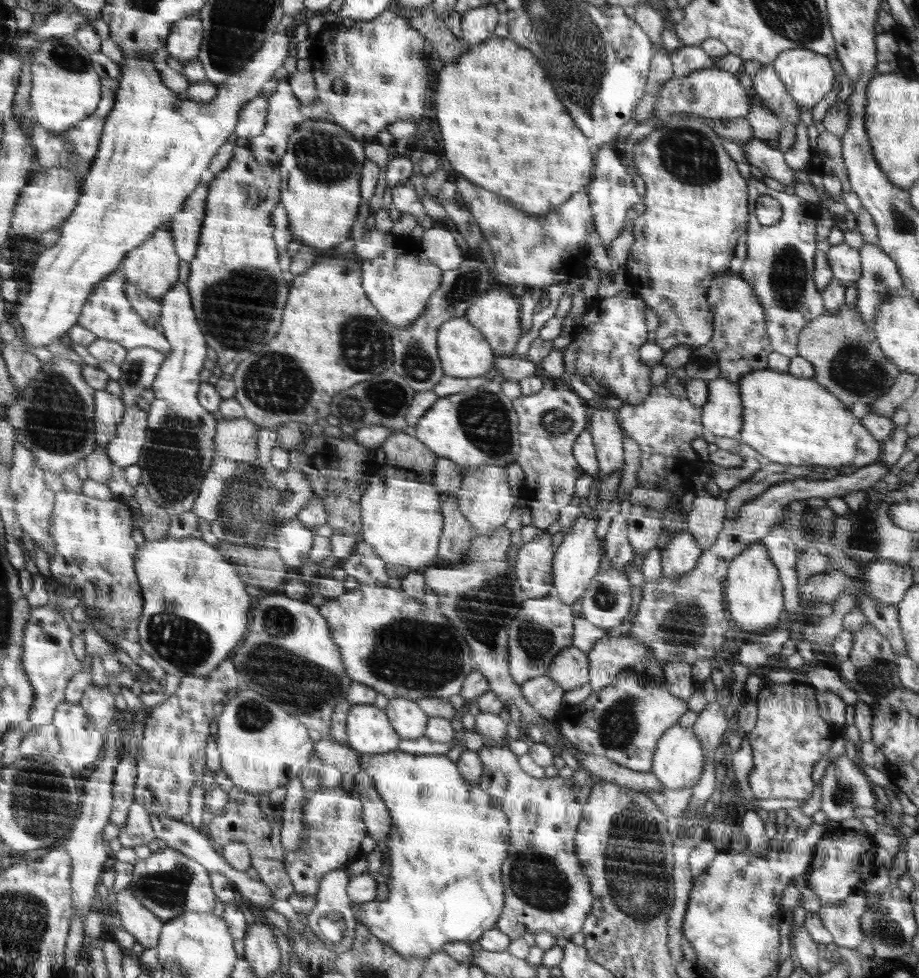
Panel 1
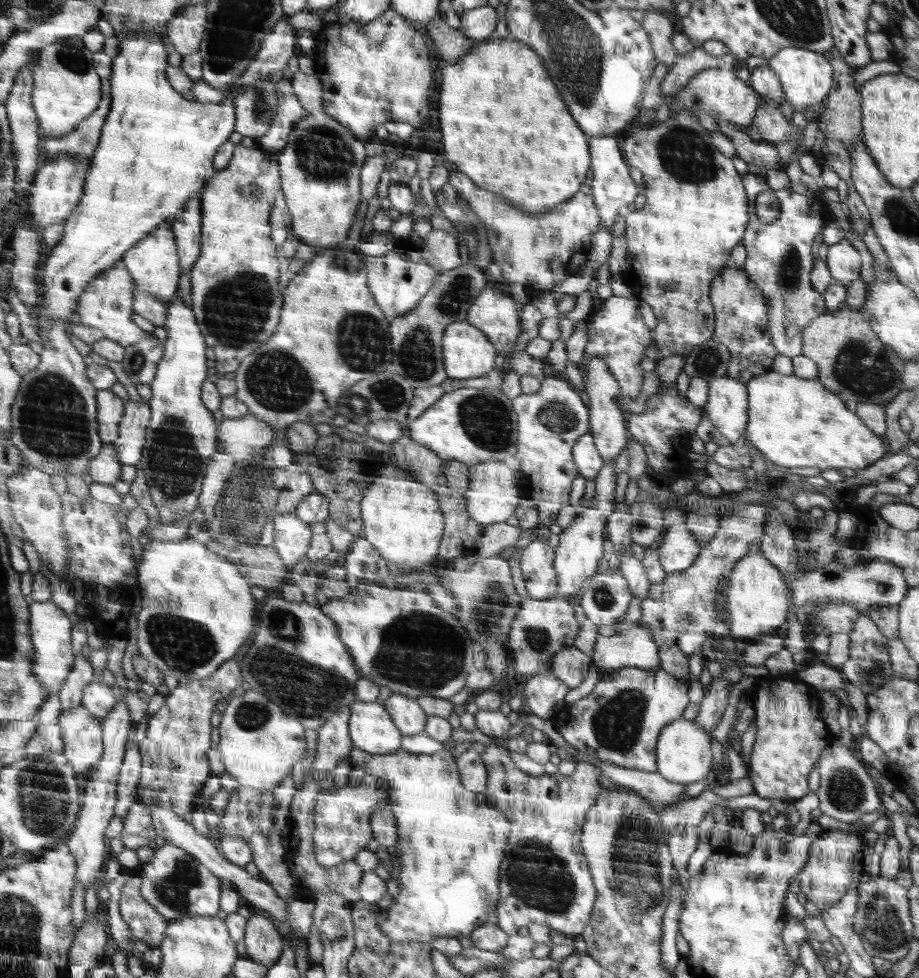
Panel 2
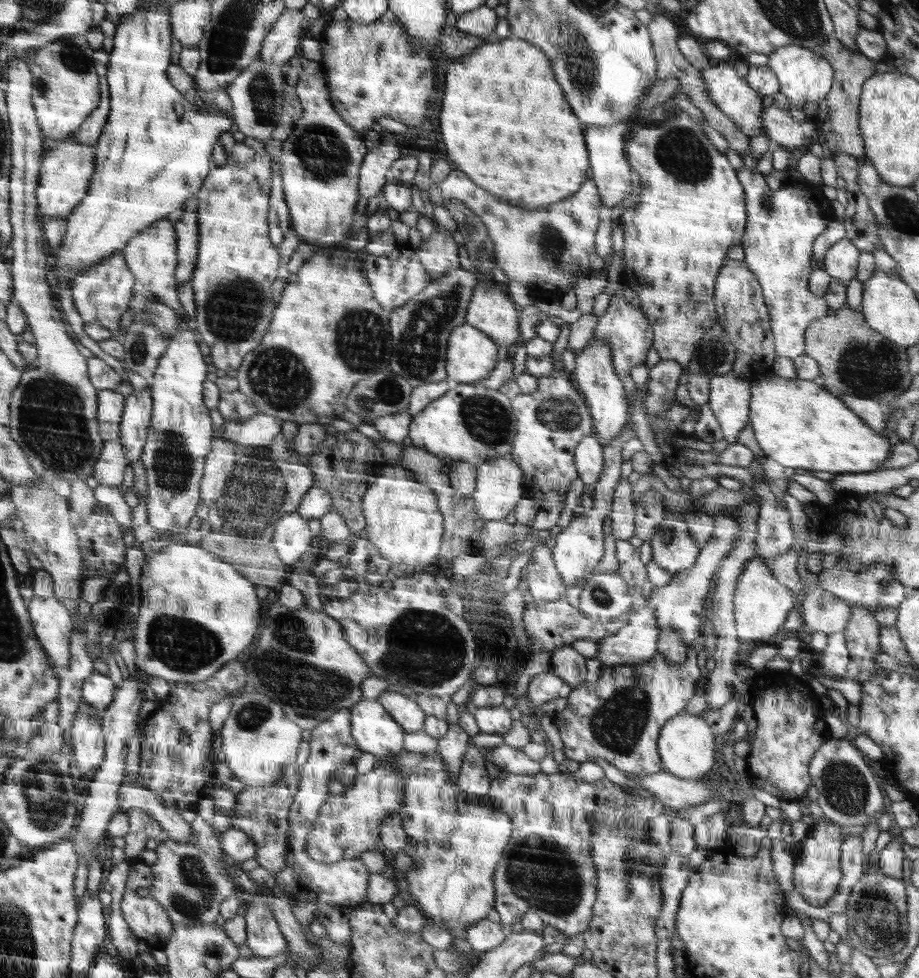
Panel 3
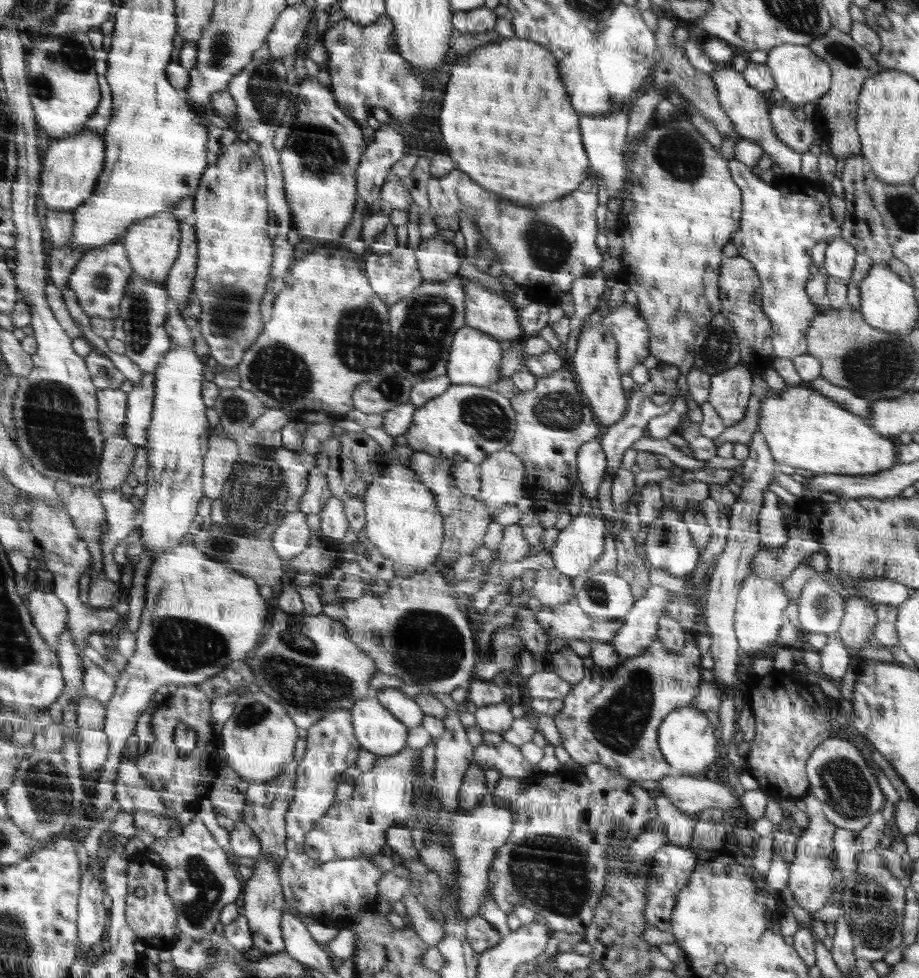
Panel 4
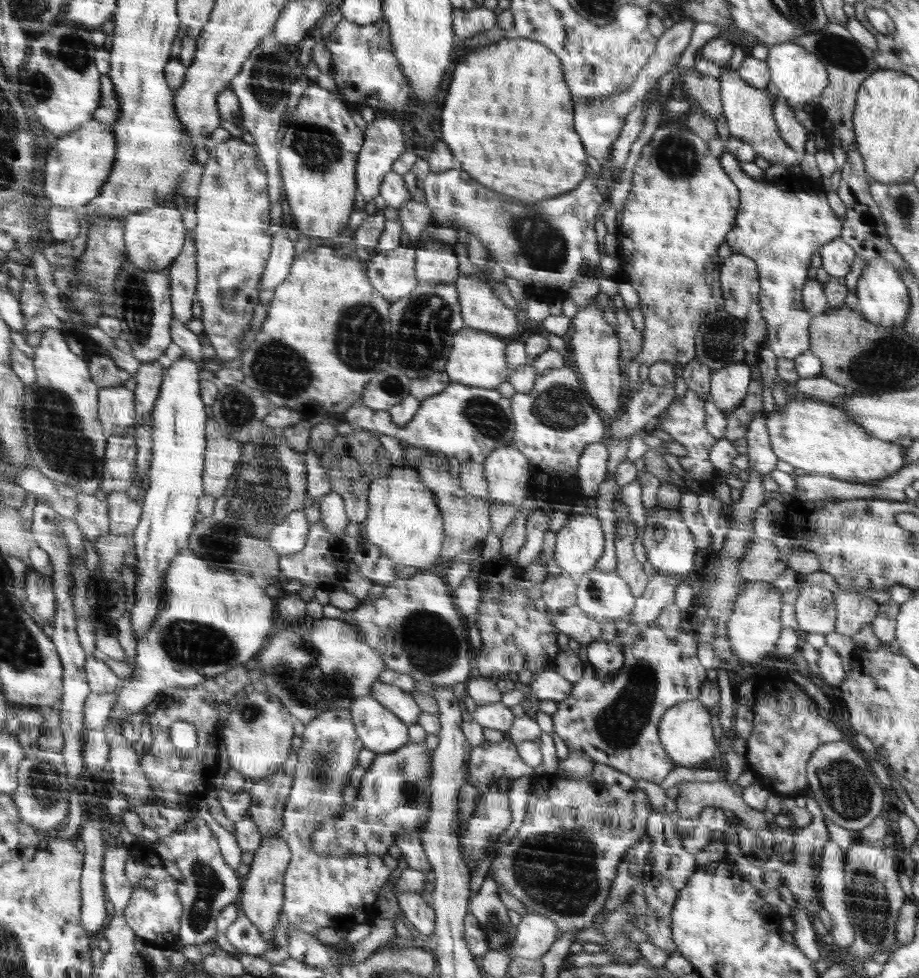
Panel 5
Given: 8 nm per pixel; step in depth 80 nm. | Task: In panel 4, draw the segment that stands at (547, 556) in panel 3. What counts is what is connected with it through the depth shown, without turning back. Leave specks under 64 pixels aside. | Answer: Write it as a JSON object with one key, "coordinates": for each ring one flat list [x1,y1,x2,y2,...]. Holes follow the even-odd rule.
{"coordinates":[[540,569,535,578,531,596,540,600,544,607,555,607,573,601,572,577,564,576,556,569]]}

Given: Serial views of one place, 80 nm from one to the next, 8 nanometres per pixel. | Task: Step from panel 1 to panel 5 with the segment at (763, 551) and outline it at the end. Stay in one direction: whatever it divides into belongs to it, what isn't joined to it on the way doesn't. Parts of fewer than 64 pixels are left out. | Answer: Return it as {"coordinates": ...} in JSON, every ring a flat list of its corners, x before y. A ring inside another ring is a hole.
{"coordinates":[[747,581,746,589,736,598,732,614,728,617,726,624,726,633,728,641,732,644,734,658,750,665,758,666,766,658,768,652,774,650,776,640,780,636,780,606,782,598,780,592,766,581]]}

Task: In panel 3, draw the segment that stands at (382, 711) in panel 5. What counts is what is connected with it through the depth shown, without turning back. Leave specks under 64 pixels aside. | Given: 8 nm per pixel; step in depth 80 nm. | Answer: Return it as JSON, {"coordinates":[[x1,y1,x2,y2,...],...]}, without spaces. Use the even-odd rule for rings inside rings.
{"coordinates":[[360,700,360,703,354,705,350,709,351,713,351,735,359,744,361,751,370,752,376,758,392,758,392,756,399,754,404,746,404,739,406,738,406,730,402,727,399,721,395,720,383,705,377,700]]}

